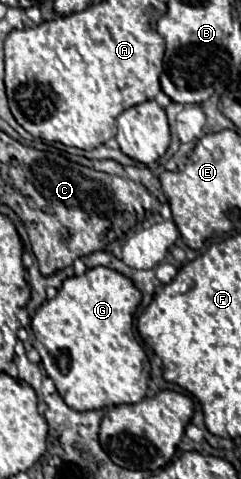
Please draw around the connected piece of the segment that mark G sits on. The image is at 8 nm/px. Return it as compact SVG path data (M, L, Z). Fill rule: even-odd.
M97 266L87 270L83 276L67 278L57 296L53 300L47 300L35 312L31 328L33 334L37 334L37 344L47 350L47 356L41 356L41 366L55 382L57 392L61 394L65 404L69 404L69 408L77 412L103 410L117 404L137 404L147 396L151 366L145 350L133 334L133 316L139 302L141 292L127 276L105 266Z

